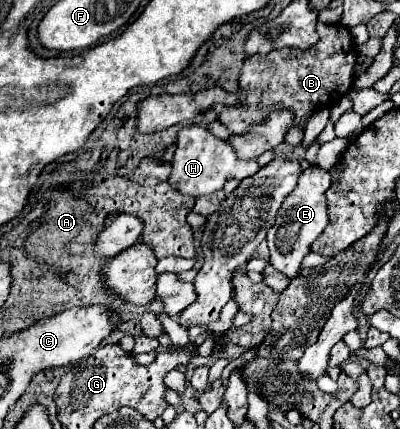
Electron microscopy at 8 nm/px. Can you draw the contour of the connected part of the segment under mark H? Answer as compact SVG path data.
M186 125L178 131L176 151L170 165L172 173L168 177L168 183L180 195L188 195L194 199L220 191L226 181L242 181L260 169L258 159L240 159L236 155L236 149L228 141L214 137L208 129L198 125Z

